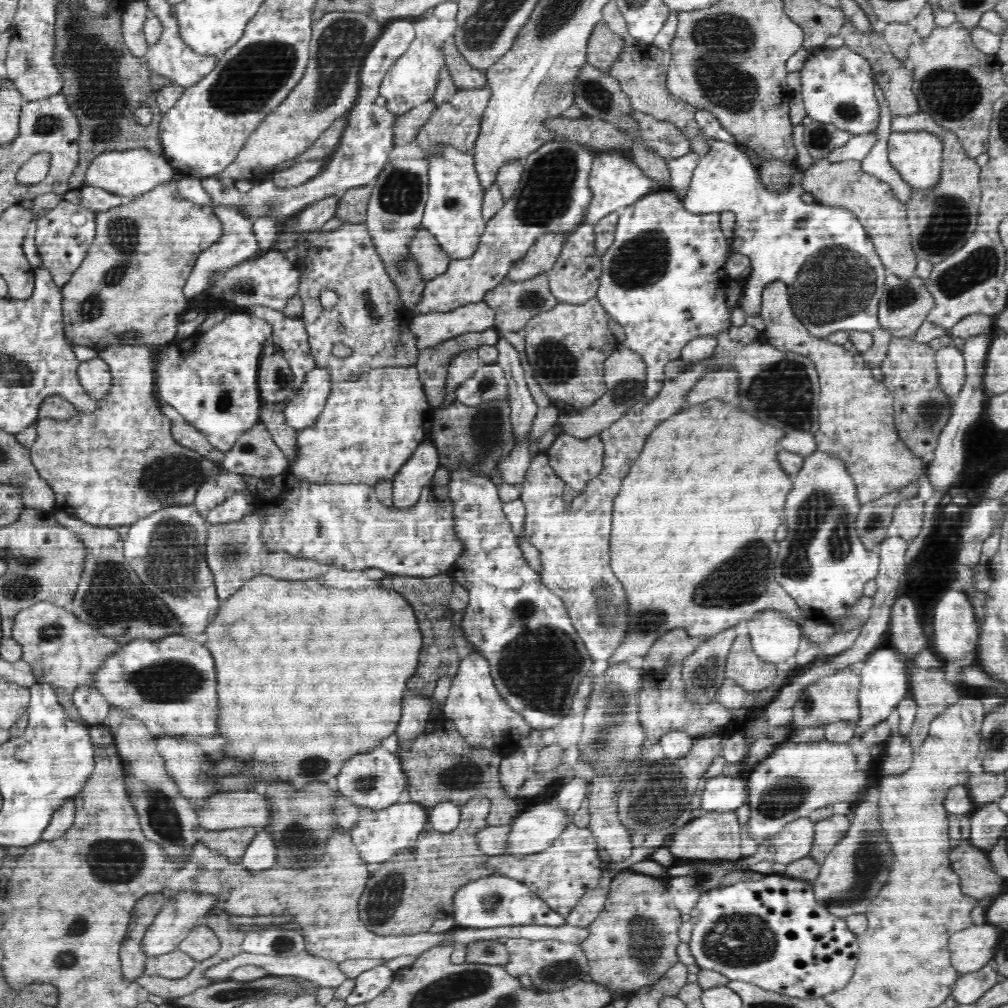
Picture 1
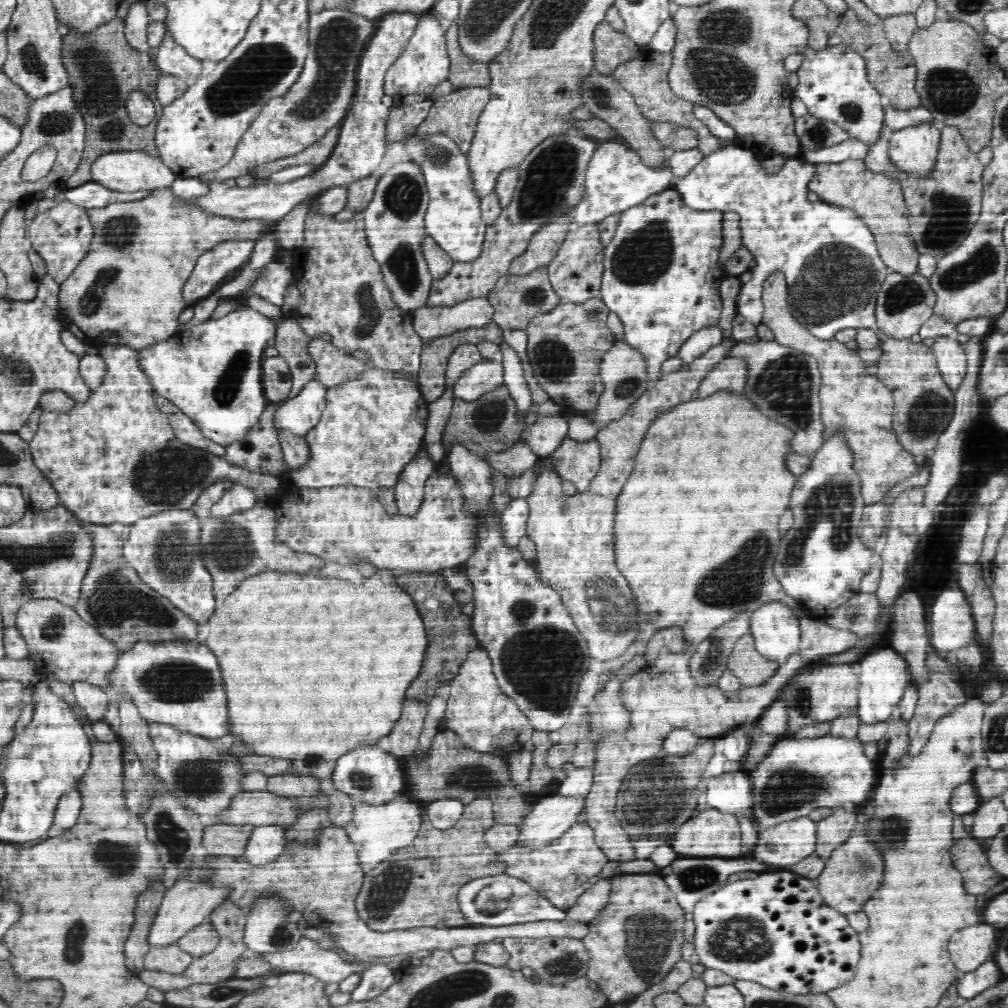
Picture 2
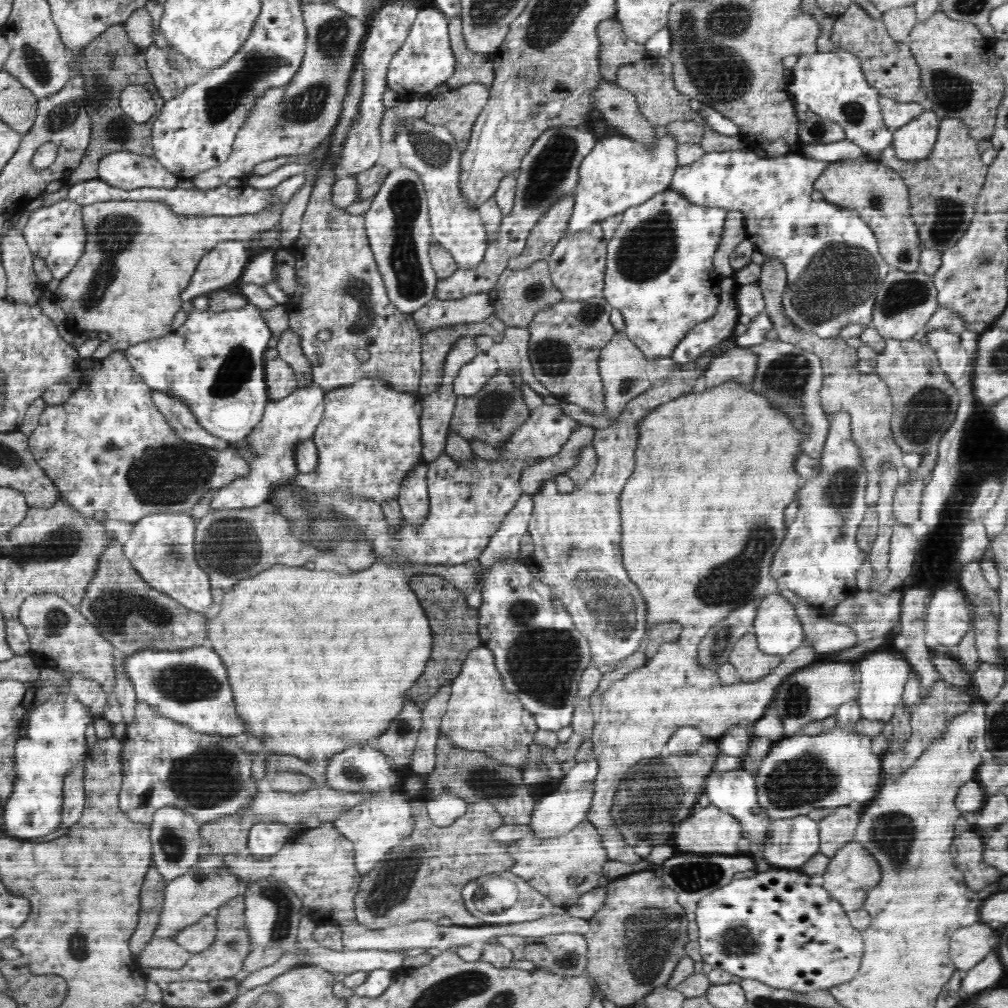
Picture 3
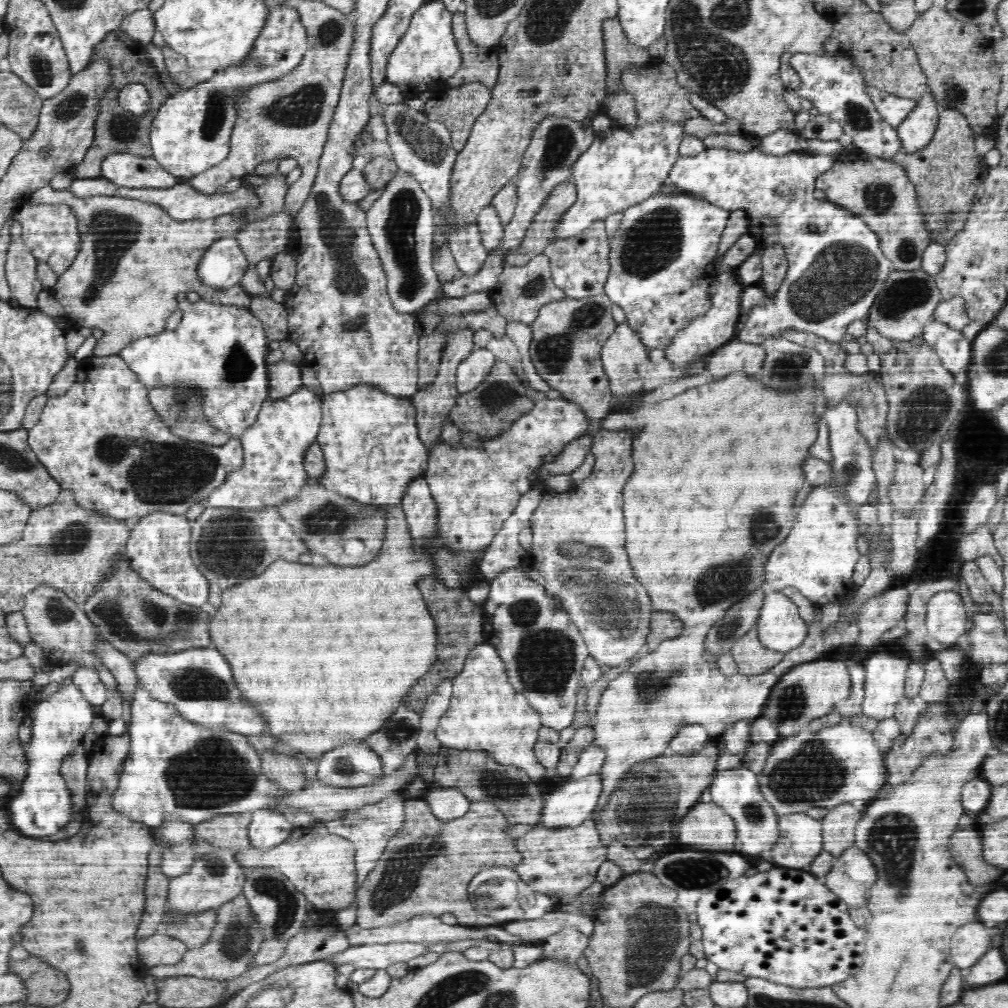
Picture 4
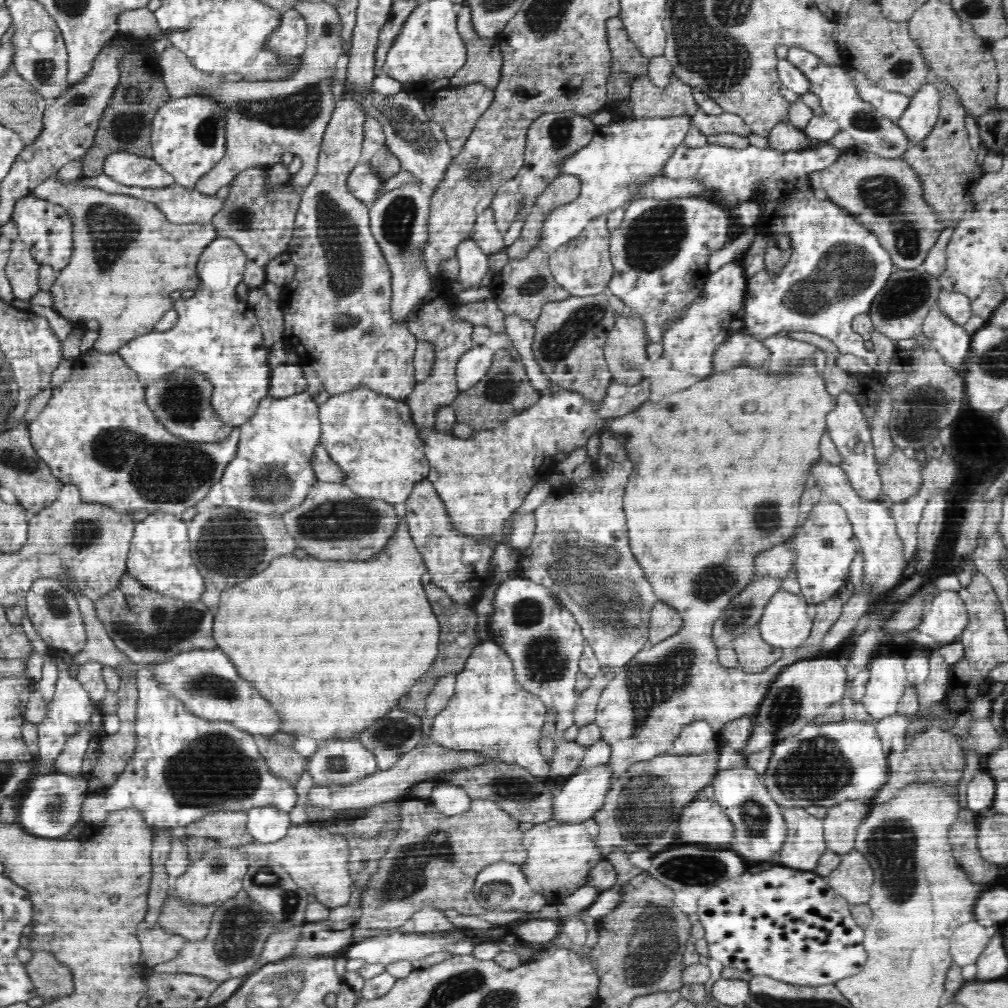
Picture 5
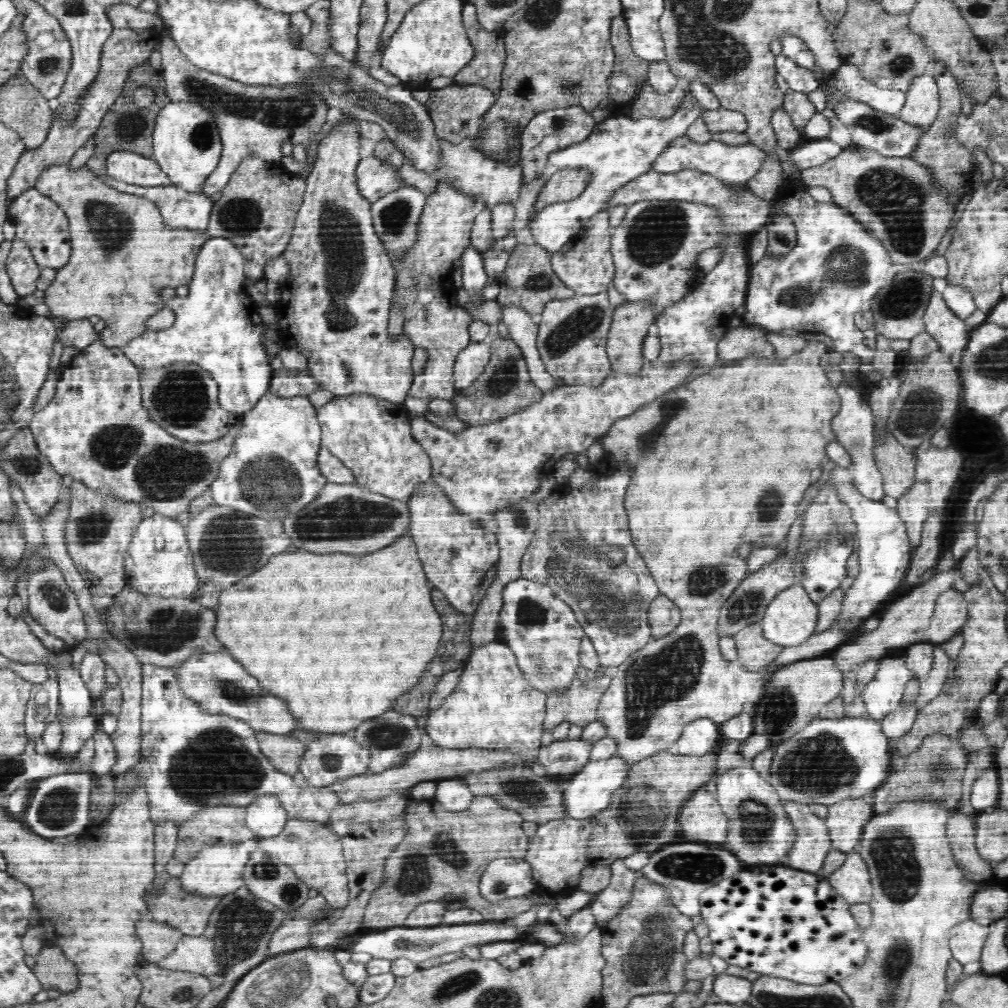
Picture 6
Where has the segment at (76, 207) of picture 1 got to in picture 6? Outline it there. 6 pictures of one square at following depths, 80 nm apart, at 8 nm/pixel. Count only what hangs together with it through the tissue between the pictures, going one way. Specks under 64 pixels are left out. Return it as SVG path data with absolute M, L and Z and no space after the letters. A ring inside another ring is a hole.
M28 187L16 195L8 206L7 218L16 227L16 238L23 240L39 267L62 268L71 255L71 234L65 210L35 187Z

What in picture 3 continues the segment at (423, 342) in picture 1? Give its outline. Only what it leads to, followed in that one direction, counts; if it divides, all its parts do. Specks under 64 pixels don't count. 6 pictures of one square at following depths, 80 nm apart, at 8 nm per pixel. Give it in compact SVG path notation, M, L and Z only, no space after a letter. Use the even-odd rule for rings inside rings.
M478 293L458 300L432 299L412 313L417 329L428 334L430 330L442 326L454 326L460 322L482 322L483 319L495 314L490 302L489 293Z

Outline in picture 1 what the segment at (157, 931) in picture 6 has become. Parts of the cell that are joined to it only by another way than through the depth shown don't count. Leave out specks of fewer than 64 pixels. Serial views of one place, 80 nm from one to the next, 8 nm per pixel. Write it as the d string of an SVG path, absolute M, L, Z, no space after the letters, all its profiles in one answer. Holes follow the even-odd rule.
M178 947L176 950L148 959L144 975L160 975L164 978L184 978L197 966L188 954Z

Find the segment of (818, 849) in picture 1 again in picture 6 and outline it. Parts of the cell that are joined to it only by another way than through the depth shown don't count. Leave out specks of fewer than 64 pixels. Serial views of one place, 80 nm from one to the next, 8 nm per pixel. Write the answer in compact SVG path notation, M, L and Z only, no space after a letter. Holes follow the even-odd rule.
M863 797L831 804L825 820L830 839L833 840L833 849L848 854L853 852L862 838L864 826L874 814L873 804L865 802Z

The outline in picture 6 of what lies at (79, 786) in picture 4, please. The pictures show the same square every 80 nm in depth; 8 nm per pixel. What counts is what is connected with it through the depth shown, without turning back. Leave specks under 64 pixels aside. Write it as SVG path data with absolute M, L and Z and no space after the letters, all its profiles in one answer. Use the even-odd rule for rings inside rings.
M59 706L58 717L62 719L62 742L61 747L52 754L56 759L72 760L77 758L77 754L82 750L83 744L86 744L88 738L95 736L98 719L91 713L86 716L74 716L67 718L61 712Z

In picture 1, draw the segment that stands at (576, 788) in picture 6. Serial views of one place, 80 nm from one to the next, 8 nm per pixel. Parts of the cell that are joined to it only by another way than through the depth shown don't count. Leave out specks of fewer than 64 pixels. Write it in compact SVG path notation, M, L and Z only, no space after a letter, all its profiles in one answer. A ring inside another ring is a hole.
M554 800L538 803L512 822L504 855L522 859L543 852L560 838L569 824L568 810L561 810L560 804Z

